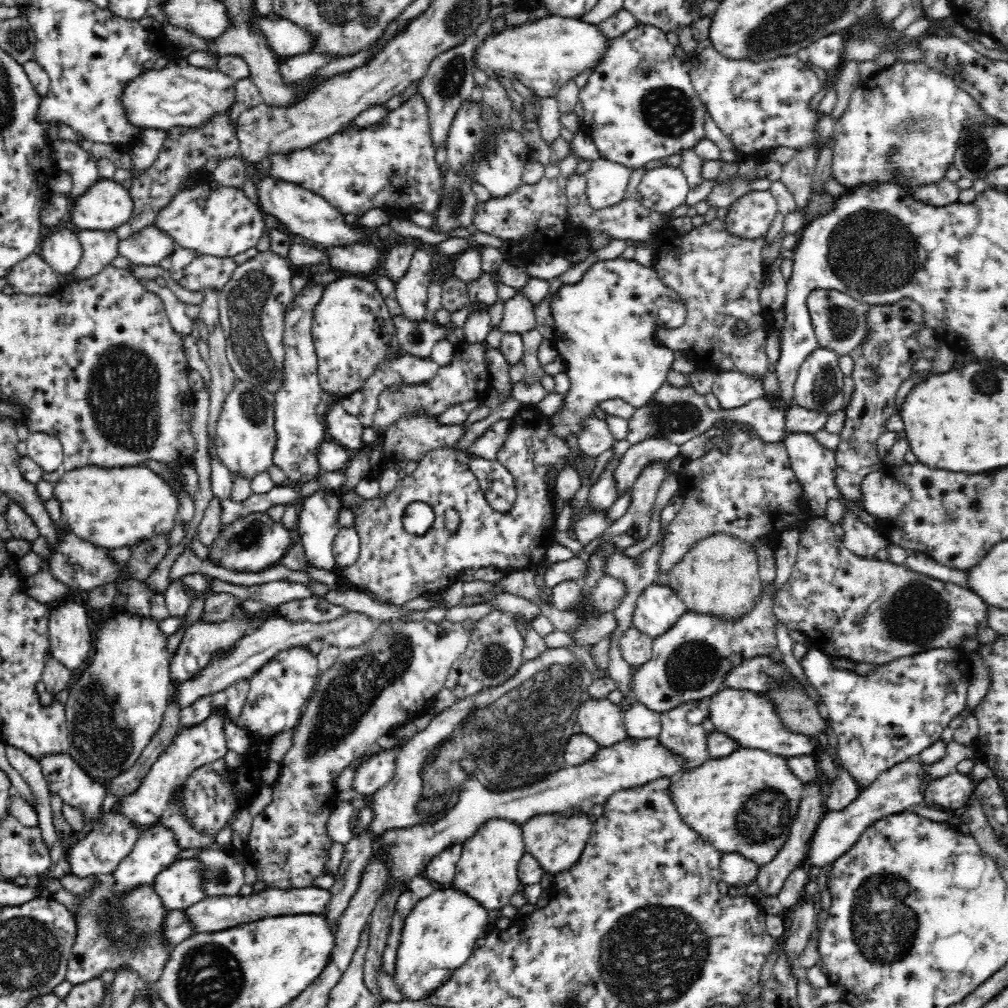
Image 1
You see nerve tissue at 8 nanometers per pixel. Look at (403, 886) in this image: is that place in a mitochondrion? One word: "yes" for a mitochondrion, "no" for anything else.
no

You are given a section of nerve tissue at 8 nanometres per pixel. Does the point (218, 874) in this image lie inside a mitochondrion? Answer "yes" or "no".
yes

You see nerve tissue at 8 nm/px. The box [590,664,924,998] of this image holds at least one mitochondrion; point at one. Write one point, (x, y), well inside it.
(884, 920)

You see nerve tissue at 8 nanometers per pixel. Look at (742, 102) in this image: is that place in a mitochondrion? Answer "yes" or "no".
no

